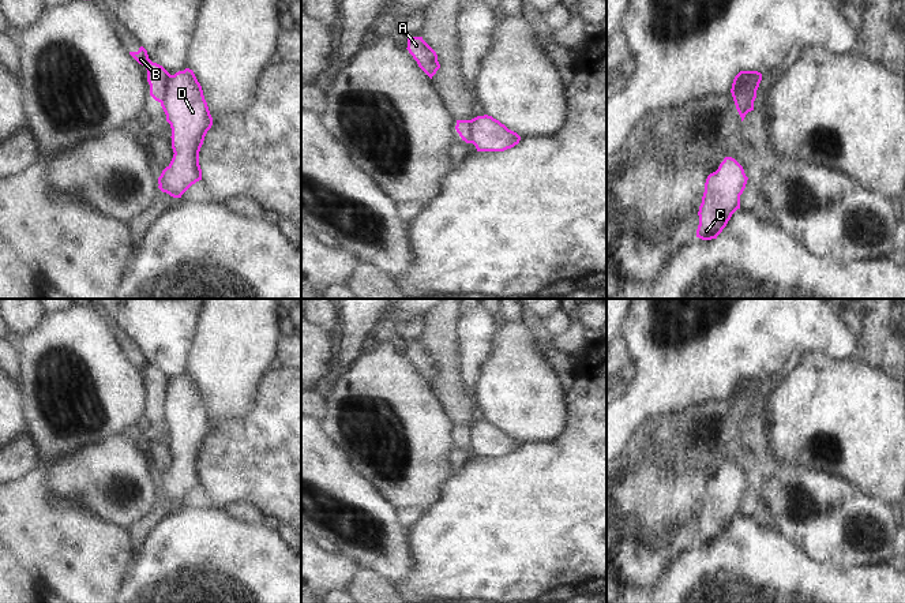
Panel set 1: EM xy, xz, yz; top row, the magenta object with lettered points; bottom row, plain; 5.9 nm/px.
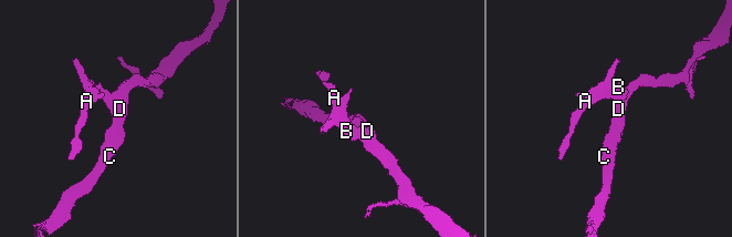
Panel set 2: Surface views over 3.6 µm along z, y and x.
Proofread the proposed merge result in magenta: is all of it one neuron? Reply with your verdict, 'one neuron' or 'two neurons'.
two neurons

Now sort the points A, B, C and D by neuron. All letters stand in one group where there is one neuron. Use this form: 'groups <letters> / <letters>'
groups A B / C D

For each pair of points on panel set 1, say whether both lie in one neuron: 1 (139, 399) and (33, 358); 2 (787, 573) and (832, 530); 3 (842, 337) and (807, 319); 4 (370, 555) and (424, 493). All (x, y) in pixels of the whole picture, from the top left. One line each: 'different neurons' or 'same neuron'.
1: same neuron
2: different neurons
3: same neuron
4: different neurons

